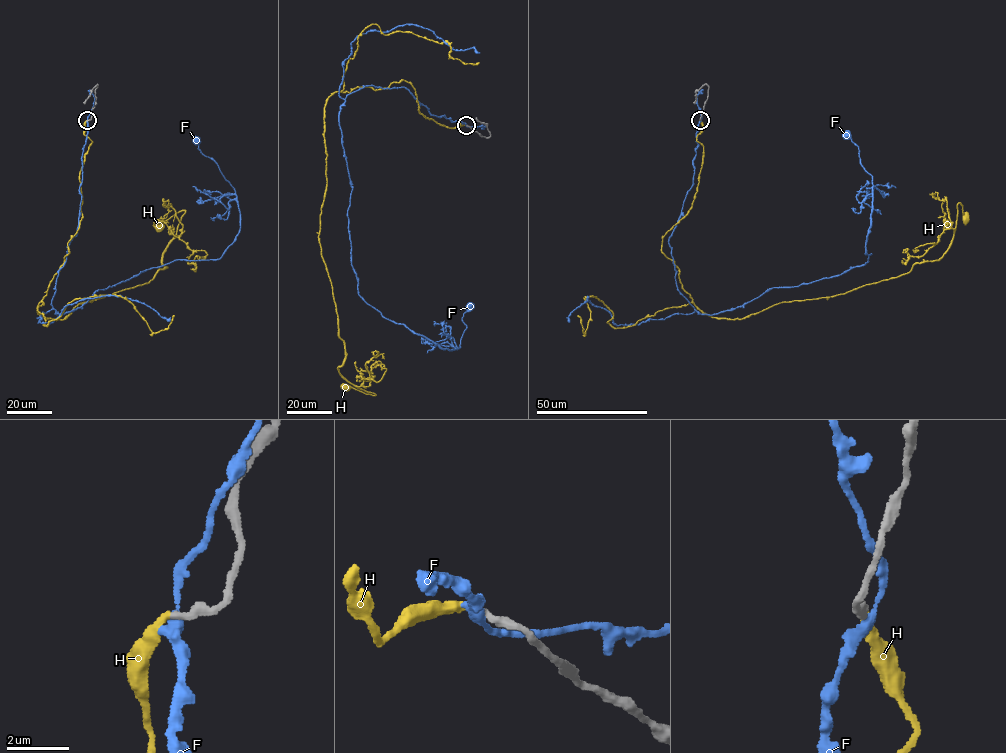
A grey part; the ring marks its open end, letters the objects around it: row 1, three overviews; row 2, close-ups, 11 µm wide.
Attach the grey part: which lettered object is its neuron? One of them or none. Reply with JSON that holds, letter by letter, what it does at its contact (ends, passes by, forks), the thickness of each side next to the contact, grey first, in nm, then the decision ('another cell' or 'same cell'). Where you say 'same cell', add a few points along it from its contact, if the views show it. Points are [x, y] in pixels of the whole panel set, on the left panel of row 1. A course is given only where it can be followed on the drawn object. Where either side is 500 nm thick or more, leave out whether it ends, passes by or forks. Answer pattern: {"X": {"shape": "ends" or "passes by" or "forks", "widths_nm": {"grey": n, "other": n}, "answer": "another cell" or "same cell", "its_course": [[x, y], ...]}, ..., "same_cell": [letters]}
{"F": {"shape": "passes by", "widths_nm": {"grey": 320, "other": 300}, "answer": "another cell"}, "H": {"shape": "ends", "widths_nm": {"grey": 280, "other": 280}, "answer": "same cell", "its_course": [[87, 120], [82, 216], [37, 311], [65, 319], [148, 283], [167, 268], [185, 211], [160, 225]]}, "same_cell": ["H"]}

